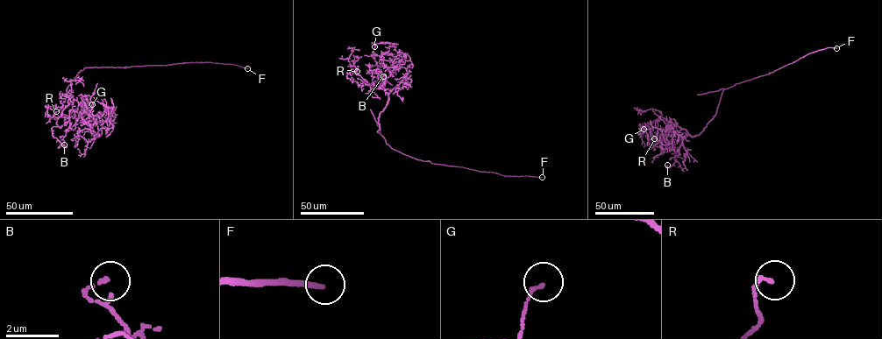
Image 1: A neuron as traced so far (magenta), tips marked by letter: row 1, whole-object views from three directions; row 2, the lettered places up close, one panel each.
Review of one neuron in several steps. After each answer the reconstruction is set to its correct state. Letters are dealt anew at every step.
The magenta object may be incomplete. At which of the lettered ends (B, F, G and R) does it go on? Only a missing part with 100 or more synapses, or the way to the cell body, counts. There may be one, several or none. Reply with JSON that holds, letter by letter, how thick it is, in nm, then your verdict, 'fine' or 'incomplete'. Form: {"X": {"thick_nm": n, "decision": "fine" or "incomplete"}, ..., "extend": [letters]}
{"B": {"thick_nm": 120, "decision": "fine"}, "F": {"thick_nm": 220, "decision": "incomplete"}, "G": {"thick_nm": 110, "decision": "fine"}, "R": {"thick_nm": 160, "decision": "fine"}, "extend": ["F"]}

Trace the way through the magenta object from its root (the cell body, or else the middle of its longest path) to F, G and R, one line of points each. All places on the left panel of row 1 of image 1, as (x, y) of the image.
F: (81, 71), (86, 67), (124, 67), (191, 62), (231, 64), (247, 68)
G: (81, 71), (67, 89), (62, 112), (110, 119), (114, 107), (92, 104)
R: (81, 71), (61, 109), (77, 118), (81, 109), (76, 100), (66, 108), (46, 106), (48, 116), (56, 111)

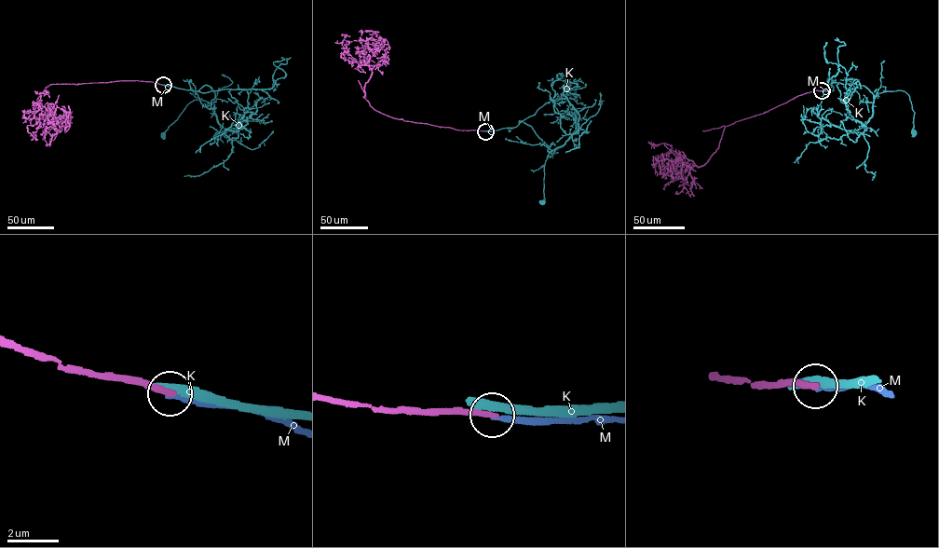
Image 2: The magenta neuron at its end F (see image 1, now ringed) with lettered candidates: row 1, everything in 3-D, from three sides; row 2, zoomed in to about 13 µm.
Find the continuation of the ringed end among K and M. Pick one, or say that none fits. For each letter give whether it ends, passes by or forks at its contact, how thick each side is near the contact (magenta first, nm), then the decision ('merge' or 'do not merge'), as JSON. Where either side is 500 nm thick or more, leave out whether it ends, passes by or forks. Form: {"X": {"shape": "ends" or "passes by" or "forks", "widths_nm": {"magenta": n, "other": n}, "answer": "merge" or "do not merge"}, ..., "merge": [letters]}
{"K": {"shape": "ends", "widths_nm": {"magenta": 320, "other": 440}, "answer": "do not merge"}, "M": {"shape": "ends", "widths_nm": {"magenta": 240, "other": 200}, "answer": "merge"}, "merge": ["M"]}

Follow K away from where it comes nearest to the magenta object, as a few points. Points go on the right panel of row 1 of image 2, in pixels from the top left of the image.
K: (822, 90), (833, 90), (831, 83), (839, 82), (863, 86), (874, 98), (904, 90), (914, 113), (914, 132)

